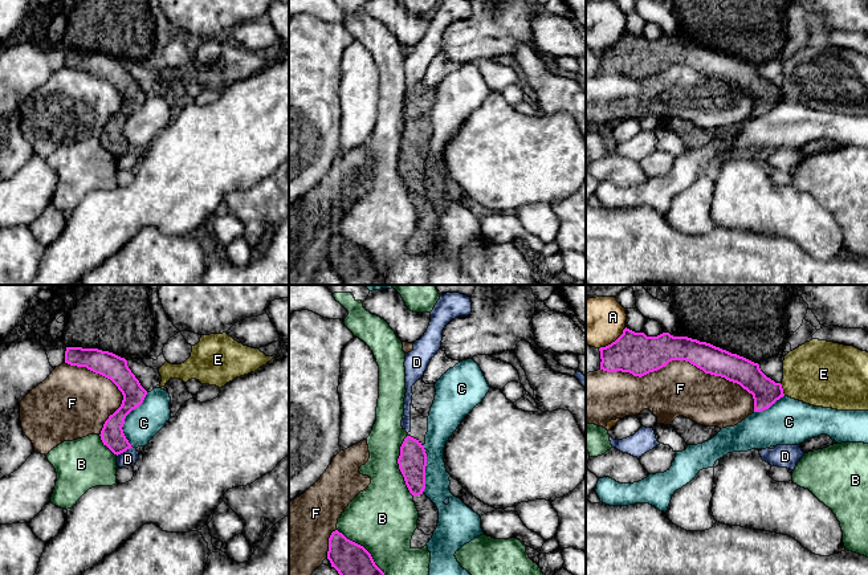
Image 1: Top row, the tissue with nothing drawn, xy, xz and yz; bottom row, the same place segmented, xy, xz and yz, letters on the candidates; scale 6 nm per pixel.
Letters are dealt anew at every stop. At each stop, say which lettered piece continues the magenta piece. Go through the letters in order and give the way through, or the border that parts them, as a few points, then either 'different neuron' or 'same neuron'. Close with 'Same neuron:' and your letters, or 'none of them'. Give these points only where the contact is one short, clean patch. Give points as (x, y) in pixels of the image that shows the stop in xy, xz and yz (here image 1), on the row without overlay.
A: different neuron
B: different neuron
C: different neuron
D: along xy (131, 150), (117, 159) | different neuron
E: different neuron
F: different neuron
Same neuron: none of them

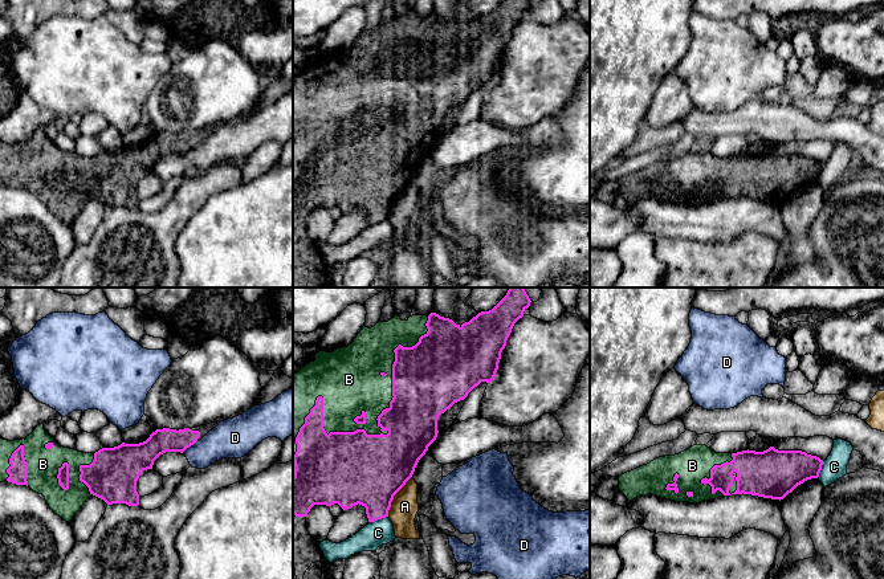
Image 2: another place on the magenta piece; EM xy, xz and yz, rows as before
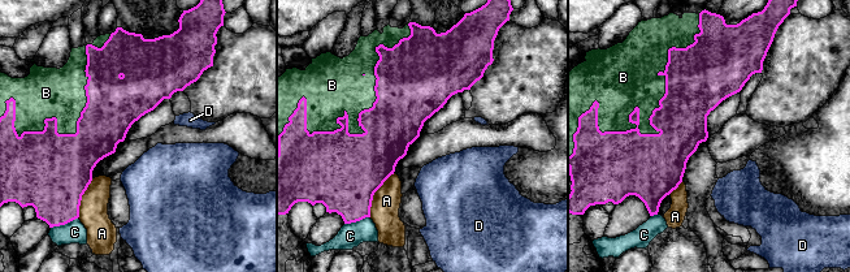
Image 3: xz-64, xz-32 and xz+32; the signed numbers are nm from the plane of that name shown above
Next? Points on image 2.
A: along xz (411, 179), (394, 199), (387, 219) | different neuron
B: same neuron
C: along xz (387, 219), (370, 225) | different neuron
D: along xy (196, 143), (182, 155) | different neuron
Same neuron: B

